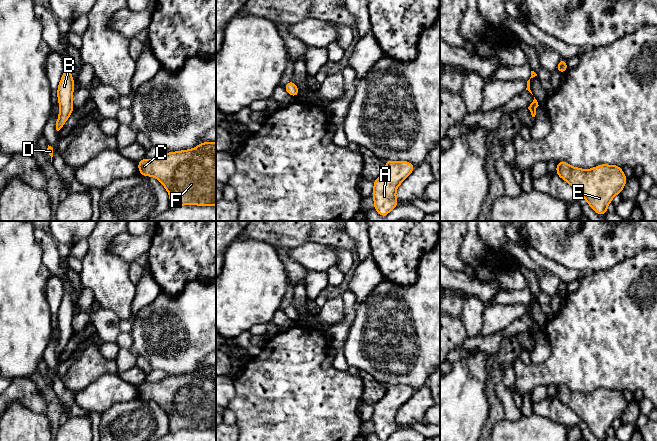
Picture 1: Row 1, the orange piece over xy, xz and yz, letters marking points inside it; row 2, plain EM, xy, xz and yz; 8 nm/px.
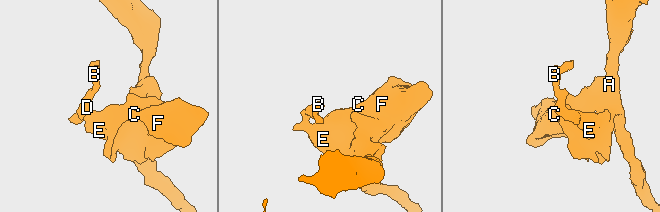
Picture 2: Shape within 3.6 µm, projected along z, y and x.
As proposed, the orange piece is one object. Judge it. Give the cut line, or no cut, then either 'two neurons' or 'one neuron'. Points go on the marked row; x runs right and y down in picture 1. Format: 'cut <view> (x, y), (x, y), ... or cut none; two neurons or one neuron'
cut none; one neuron

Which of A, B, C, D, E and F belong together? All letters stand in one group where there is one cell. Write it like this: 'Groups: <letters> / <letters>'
Groups: A B C D E F

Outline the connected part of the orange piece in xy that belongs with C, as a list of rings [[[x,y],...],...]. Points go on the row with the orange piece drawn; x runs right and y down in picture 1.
[[[216,142],[137,163],[139,175],[155,177],[166,188],[170,207],[216,206]]]

